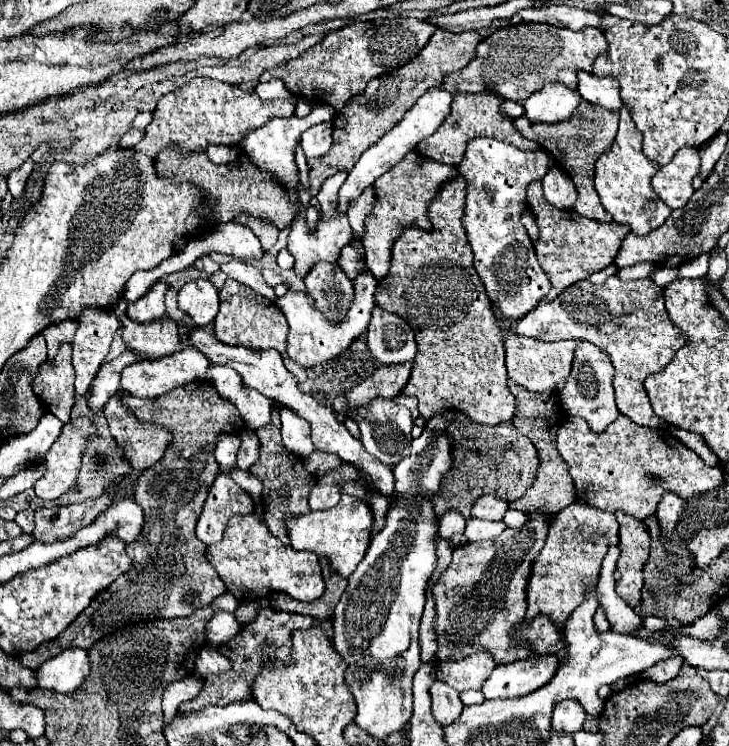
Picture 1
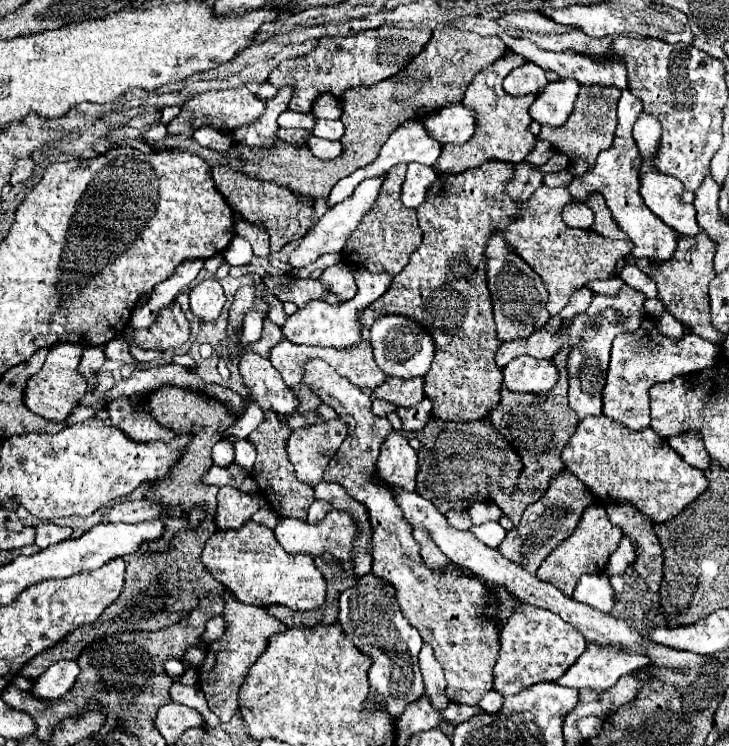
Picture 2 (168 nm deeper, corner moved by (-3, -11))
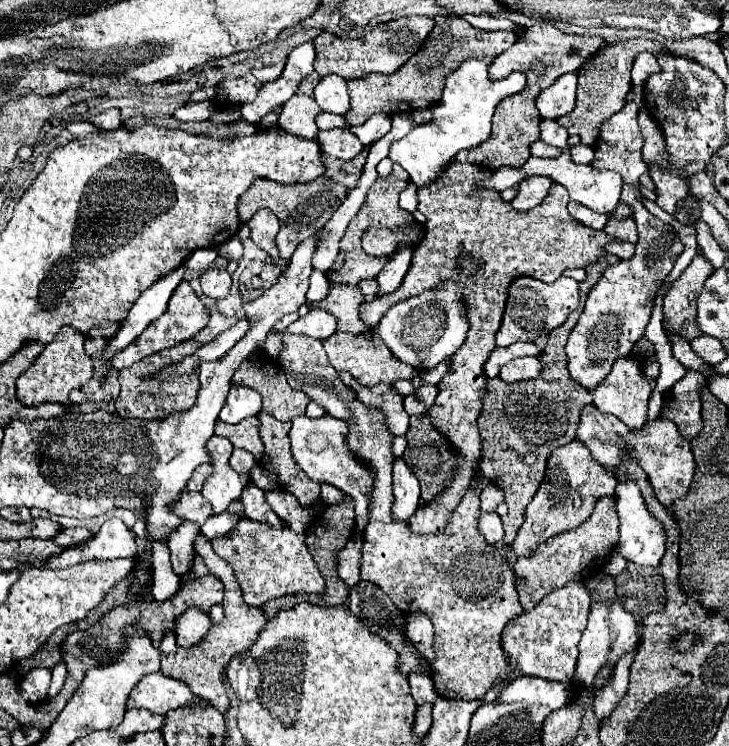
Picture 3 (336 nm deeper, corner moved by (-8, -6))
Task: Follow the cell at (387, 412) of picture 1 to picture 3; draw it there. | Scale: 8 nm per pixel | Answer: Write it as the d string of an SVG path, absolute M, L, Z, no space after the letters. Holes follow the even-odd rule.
M403 457L395 459L393 463L393 517L401 521L409 521L409 517L417 511L419 507L419 481L411 467L405 463Z

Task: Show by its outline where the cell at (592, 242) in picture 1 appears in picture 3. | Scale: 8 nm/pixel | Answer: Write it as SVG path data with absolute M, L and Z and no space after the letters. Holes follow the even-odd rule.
M449 161L443 169L445 171L441 171L441 175L435 181L431 181L425 187L419 189L419 207L417 209L427 217L427 221L425 221L425 237L421 239L419 245L413 247L411 267L409 267L401 287L397 291L389 293L389 295L375 297L373 301L365 301L365 307L359 307L359 317L363 319L363 323L367 323L373 329L381 321L385 311L391 305L395 305L397 301L405 301L405 299L409 299L409 297L413 297L417 293L441 287L441 283L445 283L445 281L453 281L461 289L461 299L463 299L467 319L469 319L467 339L459 347L459 351L451 357L451 365L449 365L451 369L439 381L439 385L437 385L439 395L435 399L435 405L429 411L429 415L433 419L433 425L441 433L445 433L451 443L455 443L457 451L461 451L461 463L459 463L459 469L457 469L457 475L455 475L453 483L445 489L445 493L437 495L437 499L433 499L431 503L425 503L423 507L419 507L413 513L413 517L409 519L409 527L415 533L443 533L445 527L449 525L451 517L453 517L453 511L457 509L463 495L467 493L473 475L477 473L479 459L481 459L481 439L479 439L479 431L477 431L477 417L481 413L483 397L485 397L485 389L487 389L487 375L485 375L483 365L489 359L491 351L495 349L495 333L501 327L501 317L503 317L503 309L505 309L509 281L513 281L517 275L531 275L535 279L551 283L567 269L577 269L577 267L585 269L587 265L593 265L593 263L601 261L605 257L603 247L607 243L615 241L615 237L607 235L605 231L595 231L595 229L575 221L567 213L569 193L559 183L551 185L549 195L541 201L541 205L537 205L531 211L517 211L517 209L513 209L513 205L509 201L501 199L499 191L475 189L479 181L489 179L495 171L483 169L483 167L473 165L473 163L459 163L459 161Z

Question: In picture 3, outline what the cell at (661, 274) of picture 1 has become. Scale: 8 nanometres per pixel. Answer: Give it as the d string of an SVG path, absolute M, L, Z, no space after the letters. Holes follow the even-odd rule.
M613 241L613 243L609 243L609 247L605 247L605 249L607 249L607 253L617 255L619 259L631 259L631 257L633 257L633 251L635 251L635 245L625 243L625 241Z

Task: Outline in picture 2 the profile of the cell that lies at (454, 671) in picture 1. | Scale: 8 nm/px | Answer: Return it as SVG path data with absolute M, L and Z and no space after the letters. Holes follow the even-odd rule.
M312 358L312 360L304 362L302 370L304 370L302 384L308 386L312 392L316 392L316 396L324 404L332 406L336 410L338 418L348 424L348 436L342 442L338 454L328 464L328 468L324 472L324 480L338 482L340 486L346 488L346 492L352 498L356 498L360 504L364 504L368 508L368 516L370 516L370 524L372 524L372 548L370 548L372 574L380 580L386 580L388 584L392 584L396 588L396 602L400 604L404 618L420 632L422 640L434 648L434 654L444 668L444 676L448 682L446 696L450 698L450 702L474 706L486 692L492 690L492 664L496 664L496 652L500 648L498 646L498 628L496 628L496 600L494 600L492 592L488 590L484 580L480 580L480 576L472 576L472 572L462 570L454 562L450 562L444 568L444 572L430 570L420 556L420 544L412 538L408 520L404 520L400 506L396 504L396 500L392 500L392 492L388 492L388 488L380 488L380 484L372 484L372 476L378 476L376 460L378 460L380 448L382 448L386 436L392 434L392 426L390 426L388 418L372 414L372 396L366 396L360 388L350 384L344 376L338 376L320 358Z

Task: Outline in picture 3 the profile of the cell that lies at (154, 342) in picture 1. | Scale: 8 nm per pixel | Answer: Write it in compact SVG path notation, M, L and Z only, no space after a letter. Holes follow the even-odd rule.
M179 283L177 289L173 291L171 295L171 307L167 307L167 311L155 319L139 337L135 343L131 343L129 347L125 347L115 359L113 359L113 365L117 369L123 369L123 367L129 367L133 363L137 363L139 359L147 357L147 355L153 355L157 351L163 351L163 349L169 349L169 347L175 347L179 343L185 343L189 341L195 333L199 333L209 321L209 311L207 307L199 301L199 297L195 295L195 291L189 287L189 283Z

